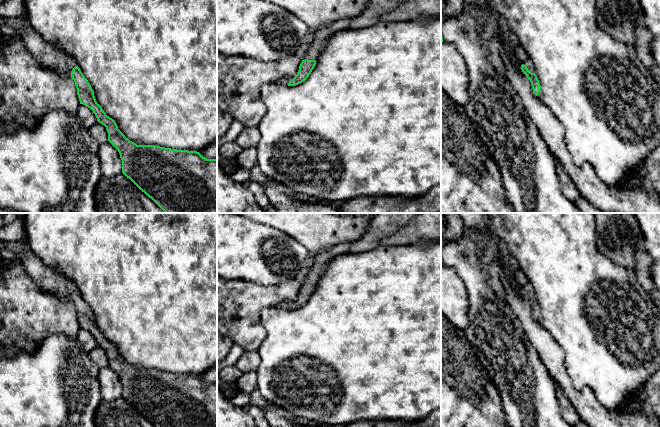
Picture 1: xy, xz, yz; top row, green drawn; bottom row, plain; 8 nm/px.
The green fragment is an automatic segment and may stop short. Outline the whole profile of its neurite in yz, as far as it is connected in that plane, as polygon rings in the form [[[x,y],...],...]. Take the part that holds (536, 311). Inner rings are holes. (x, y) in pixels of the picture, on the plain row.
[[[527,282],[521,289],[521,294],[530,304],[534,318],[538,320],[541,310],[537,302],[537,299],[535,298],[534,289],[529,282]]]

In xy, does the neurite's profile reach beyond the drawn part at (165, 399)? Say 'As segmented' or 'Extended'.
Extended

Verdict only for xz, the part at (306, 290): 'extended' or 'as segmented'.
extended

